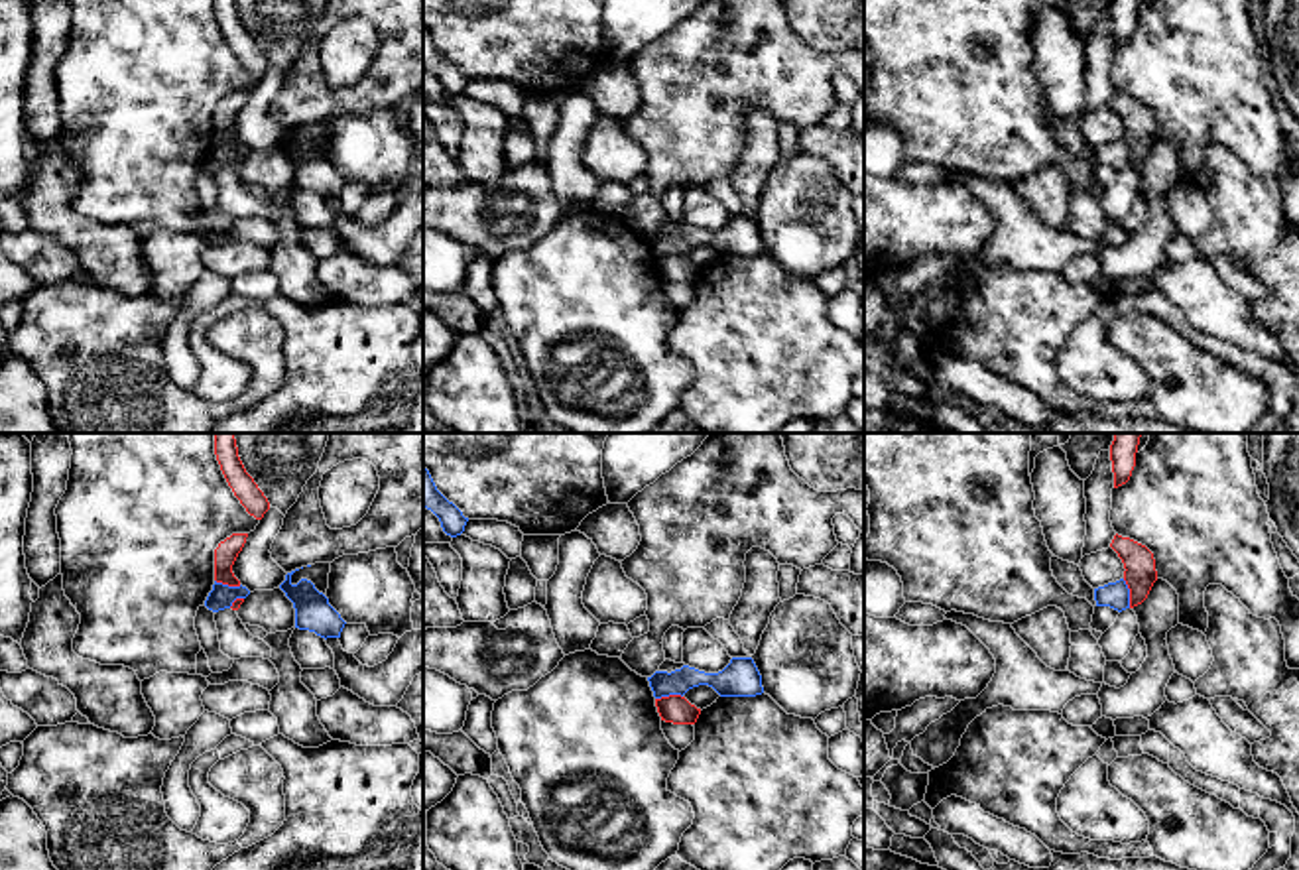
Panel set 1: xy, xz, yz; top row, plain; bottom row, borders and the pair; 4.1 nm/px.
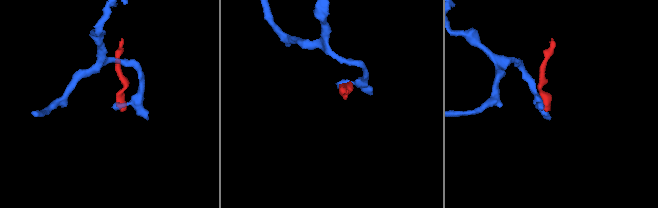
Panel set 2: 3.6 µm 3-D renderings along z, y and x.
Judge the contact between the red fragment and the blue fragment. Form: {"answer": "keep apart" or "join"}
{"answer": "keep apart"}

